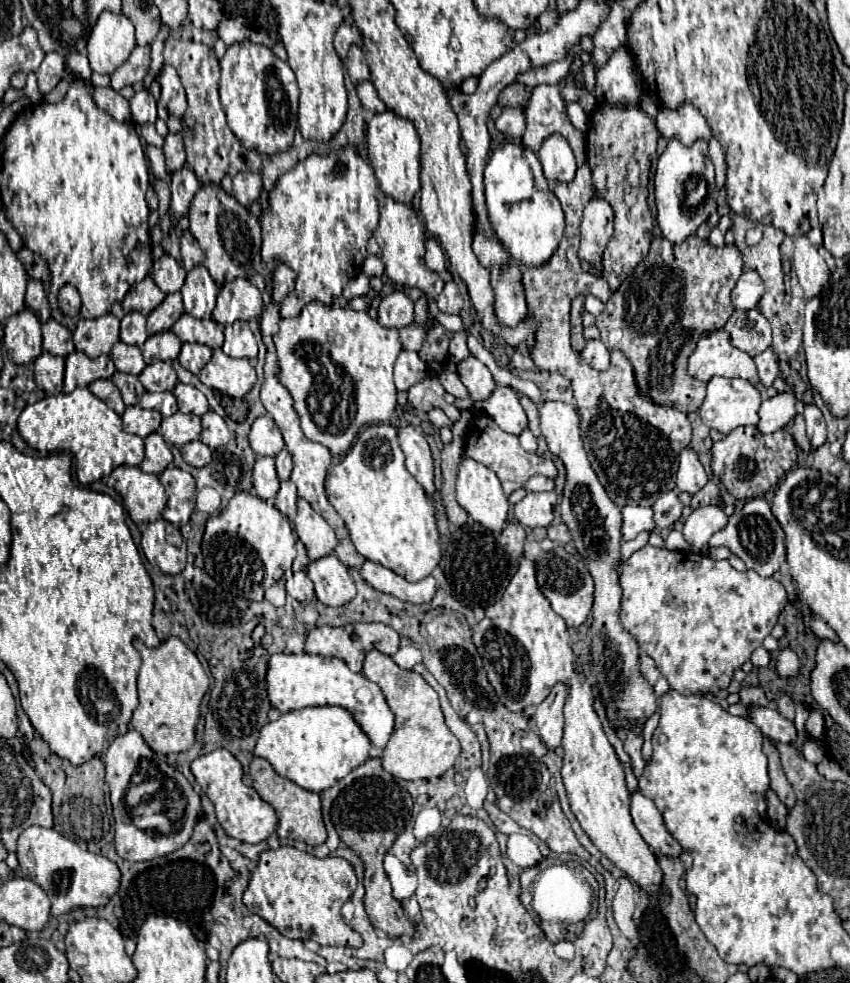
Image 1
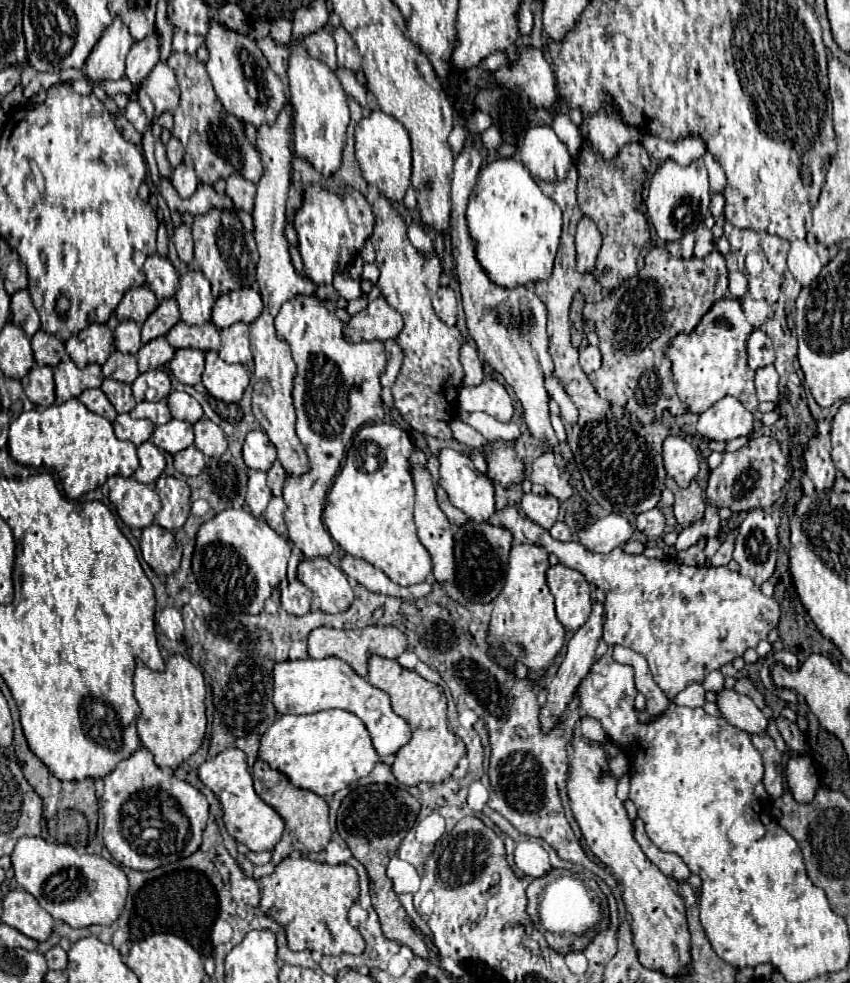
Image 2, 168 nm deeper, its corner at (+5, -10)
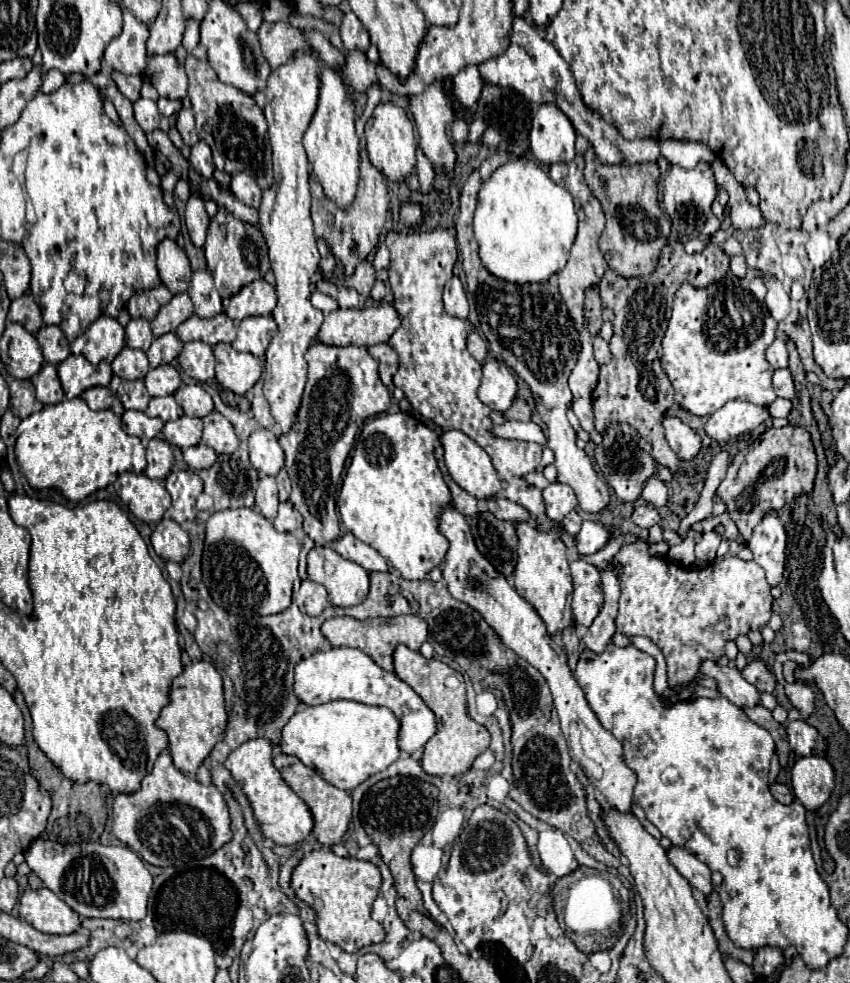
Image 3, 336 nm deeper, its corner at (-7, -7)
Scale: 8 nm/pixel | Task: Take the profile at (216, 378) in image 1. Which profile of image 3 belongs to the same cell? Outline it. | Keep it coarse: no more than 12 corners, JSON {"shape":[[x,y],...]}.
{"shape":[[216,344],[216,380],[234,394],[262,374],[250,352]]}

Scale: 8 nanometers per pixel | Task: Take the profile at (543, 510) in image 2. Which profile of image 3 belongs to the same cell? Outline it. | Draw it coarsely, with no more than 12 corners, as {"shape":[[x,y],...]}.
{"shape":[[554,482],[544,490],[546,514],[562,520],[576,508],[568,484]]}

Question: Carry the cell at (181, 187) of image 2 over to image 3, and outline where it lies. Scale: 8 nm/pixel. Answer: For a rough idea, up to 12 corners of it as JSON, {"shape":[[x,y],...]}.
{"shape":[[200,140],[192,146],[190,164],[204,178],[212,178],[210,146]]}

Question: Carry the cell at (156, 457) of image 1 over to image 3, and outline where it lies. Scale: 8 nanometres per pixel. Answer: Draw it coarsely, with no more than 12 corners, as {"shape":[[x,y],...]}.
{"shape":[[160,436],[146,446],[144,474],[164,480],[172,468],[168,442]]}

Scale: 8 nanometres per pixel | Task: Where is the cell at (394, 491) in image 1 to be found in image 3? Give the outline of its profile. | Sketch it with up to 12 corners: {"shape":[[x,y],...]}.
{"shape":[[368,420],[336,500],[406,580],[448,552],[440,438]]}

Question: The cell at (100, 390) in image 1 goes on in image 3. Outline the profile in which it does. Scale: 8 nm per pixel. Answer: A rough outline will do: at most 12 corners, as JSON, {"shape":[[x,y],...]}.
{"shape":[[104,386],[88,388],[82,400],[92,410],[112,410],[122,416],[124,406]]}

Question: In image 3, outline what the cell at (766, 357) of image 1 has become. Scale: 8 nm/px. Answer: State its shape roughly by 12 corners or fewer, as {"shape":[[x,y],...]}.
{"shape":[[790,370],[774,372],[776,396],[796,396]]}

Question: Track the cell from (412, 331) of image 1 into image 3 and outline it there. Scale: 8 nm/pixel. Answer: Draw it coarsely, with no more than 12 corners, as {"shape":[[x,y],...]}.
{"shape":[[388,344],[370,346],[378,360],[380,380],[392,386],[398,356]]}

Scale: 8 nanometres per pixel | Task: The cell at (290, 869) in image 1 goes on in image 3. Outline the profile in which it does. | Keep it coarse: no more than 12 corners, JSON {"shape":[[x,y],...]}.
{"shape":[[308,852],[292,874],[318,934],[346,952],[386,938],[378,866]]}

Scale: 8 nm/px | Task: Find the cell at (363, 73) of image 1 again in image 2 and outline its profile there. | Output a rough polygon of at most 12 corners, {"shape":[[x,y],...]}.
{"shape":[[344,27],[334,31],[338,65],[362,71],[362,55]]}

